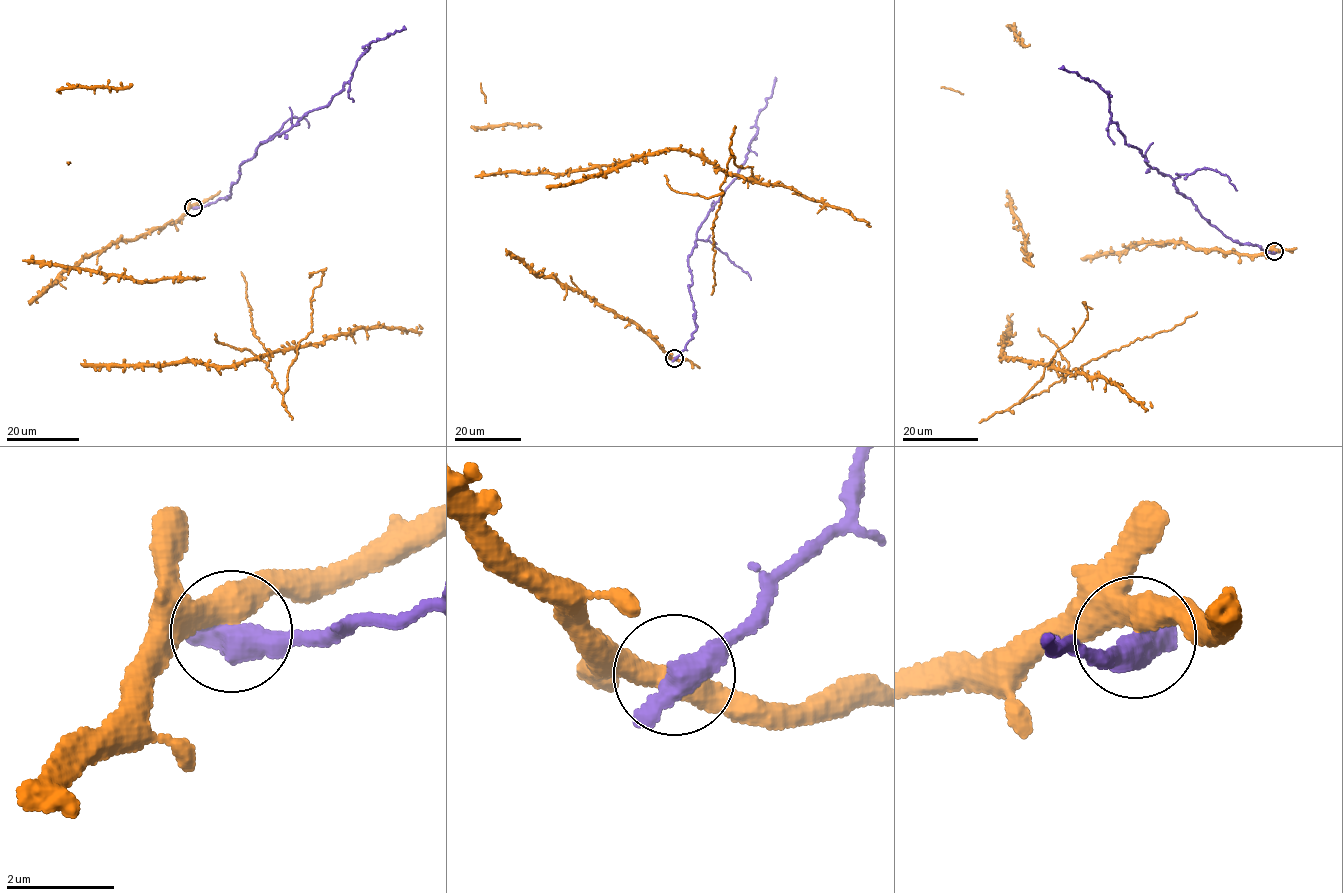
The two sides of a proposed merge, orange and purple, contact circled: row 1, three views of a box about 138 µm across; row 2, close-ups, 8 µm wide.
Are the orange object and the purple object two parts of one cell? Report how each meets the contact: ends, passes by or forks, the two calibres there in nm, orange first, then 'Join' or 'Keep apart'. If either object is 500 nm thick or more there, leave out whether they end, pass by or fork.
Thickness 440 nm (orange) against 600 nm. Keep apart

